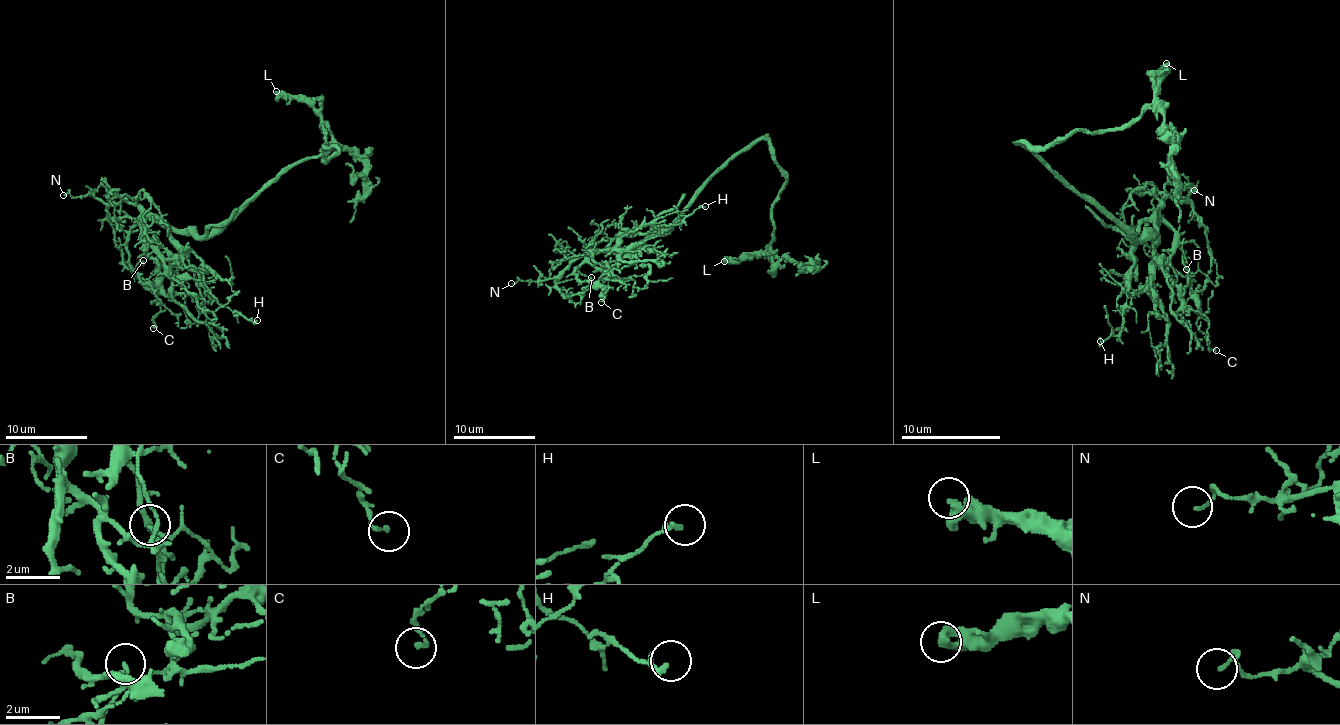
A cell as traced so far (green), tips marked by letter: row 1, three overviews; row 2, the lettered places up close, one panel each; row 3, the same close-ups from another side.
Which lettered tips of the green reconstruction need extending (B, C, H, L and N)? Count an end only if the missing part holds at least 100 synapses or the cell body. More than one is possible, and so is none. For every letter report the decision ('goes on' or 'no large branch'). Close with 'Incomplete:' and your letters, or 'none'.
B: no large branch
C: no large branch
H: no large branch
L: no large branch
N: no large branch
Incomplete: none

